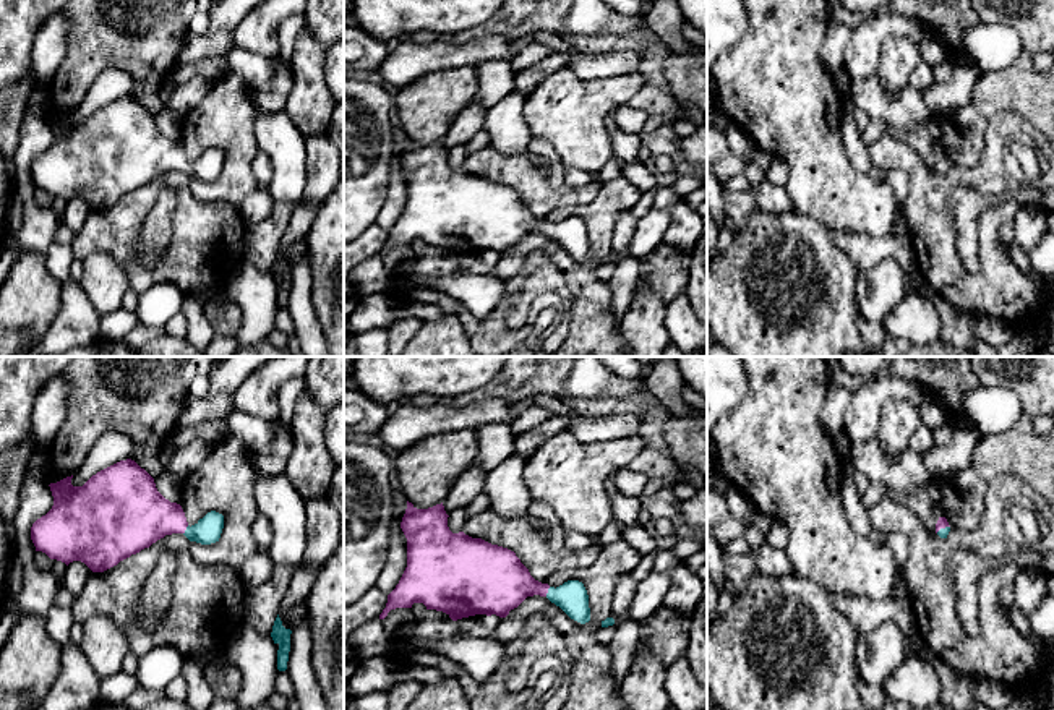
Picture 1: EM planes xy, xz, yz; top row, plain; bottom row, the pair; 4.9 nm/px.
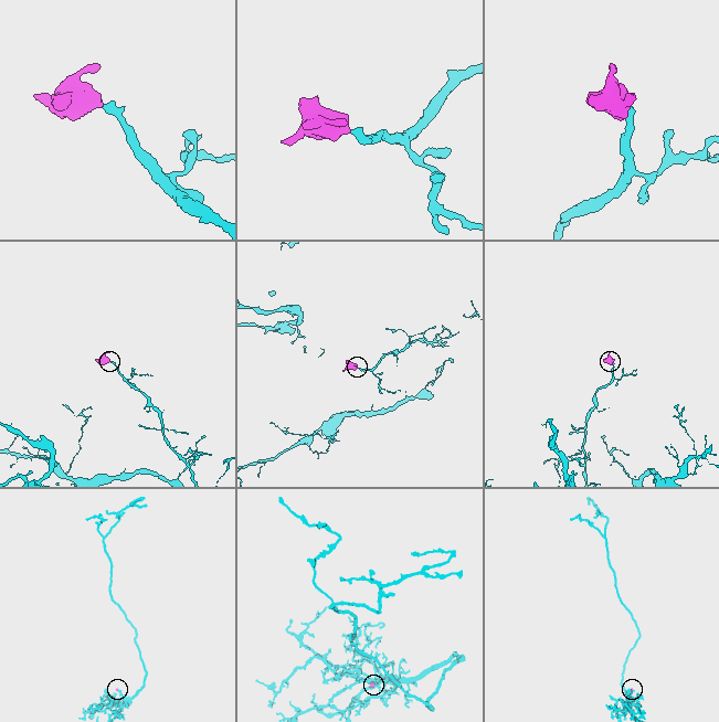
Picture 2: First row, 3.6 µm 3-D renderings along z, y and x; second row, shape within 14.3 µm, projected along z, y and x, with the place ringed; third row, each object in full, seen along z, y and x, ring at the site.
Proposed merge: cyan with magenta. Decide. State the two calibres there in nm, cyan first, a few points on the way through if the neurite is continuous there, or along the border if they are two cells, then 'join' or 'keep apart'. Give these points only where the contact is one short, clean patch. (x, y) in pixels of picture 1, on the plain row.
160 nm thick on the cyan side, 300 nm on the other; runs through xz (571, 234), (548, 229), (521, 221), (500, 219); join

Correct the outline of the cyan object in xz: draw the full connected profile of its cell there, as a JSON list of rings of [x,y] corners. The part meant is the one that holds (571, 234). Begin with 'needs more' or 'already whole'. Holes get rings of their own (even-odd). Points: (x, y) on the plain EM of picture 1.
needs more; [[[407,138],[401,165],[407,175],[407,204],[388,232],[379,256],[391,246],[423,240],[452,258],[496,251],[506,254],[527,233],[546,233],[571,256],[590,258],[589,232],[582,219],[550,224],[535,217],[514,188],[472,175],[448,164],[443,139],[417,146]]]

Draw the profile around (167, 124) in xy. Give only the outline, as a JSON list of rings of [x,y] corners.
[[[165,107],[154,117],[157,128],[169,136],[170,139],[180,139],[182,136],[182,122]]]

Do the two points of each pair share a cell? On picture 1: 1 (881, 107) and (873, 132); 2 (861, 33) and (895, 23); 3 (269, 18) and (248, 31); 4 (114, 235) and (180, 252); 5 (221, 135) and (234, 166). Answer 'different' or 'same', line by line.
1: different
2: same
3: same
4: same
5: same

